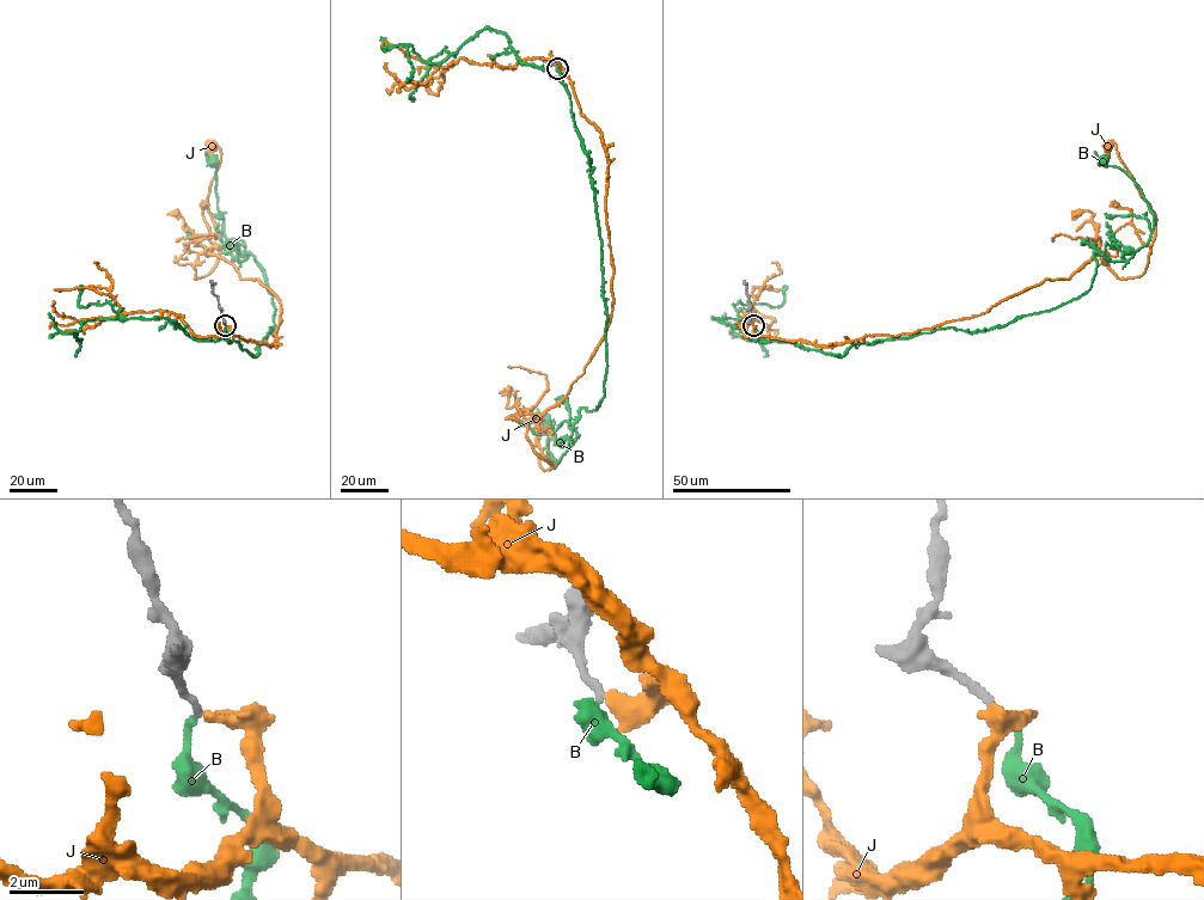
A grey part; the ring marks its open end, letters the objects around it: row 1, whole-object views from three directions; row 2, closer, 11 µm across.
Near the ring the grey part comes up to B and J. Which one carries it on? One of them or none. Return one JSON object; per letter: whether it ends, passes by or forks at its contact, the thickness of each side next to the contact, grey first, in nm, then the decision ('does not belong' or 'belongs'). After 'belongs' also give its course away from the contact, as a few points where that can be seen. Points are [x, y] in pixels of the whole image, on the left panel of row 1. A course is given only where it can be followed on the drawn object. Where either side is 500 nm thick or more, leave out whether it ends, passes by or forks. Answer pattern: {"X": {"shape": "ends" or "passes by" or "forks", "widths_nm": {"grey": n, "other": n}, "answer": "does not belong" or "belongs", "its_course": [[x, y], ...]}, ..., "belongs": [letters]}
{"B": {"shape": "ends", "widths_nm": {"grey": 200, "other": 200}, "answer": "belongs", "its_course": [[226, 325], [228, 342], [256, 356], [275, 310], [263, 269], [250, 253], [238, 261], [225, 238], [213, 160]]}, "J": {"shape": "ends", "widths_nm": {"grey": 220, "other": 360}, "answer": "does not belong"}, "belongs": ["B"]}

